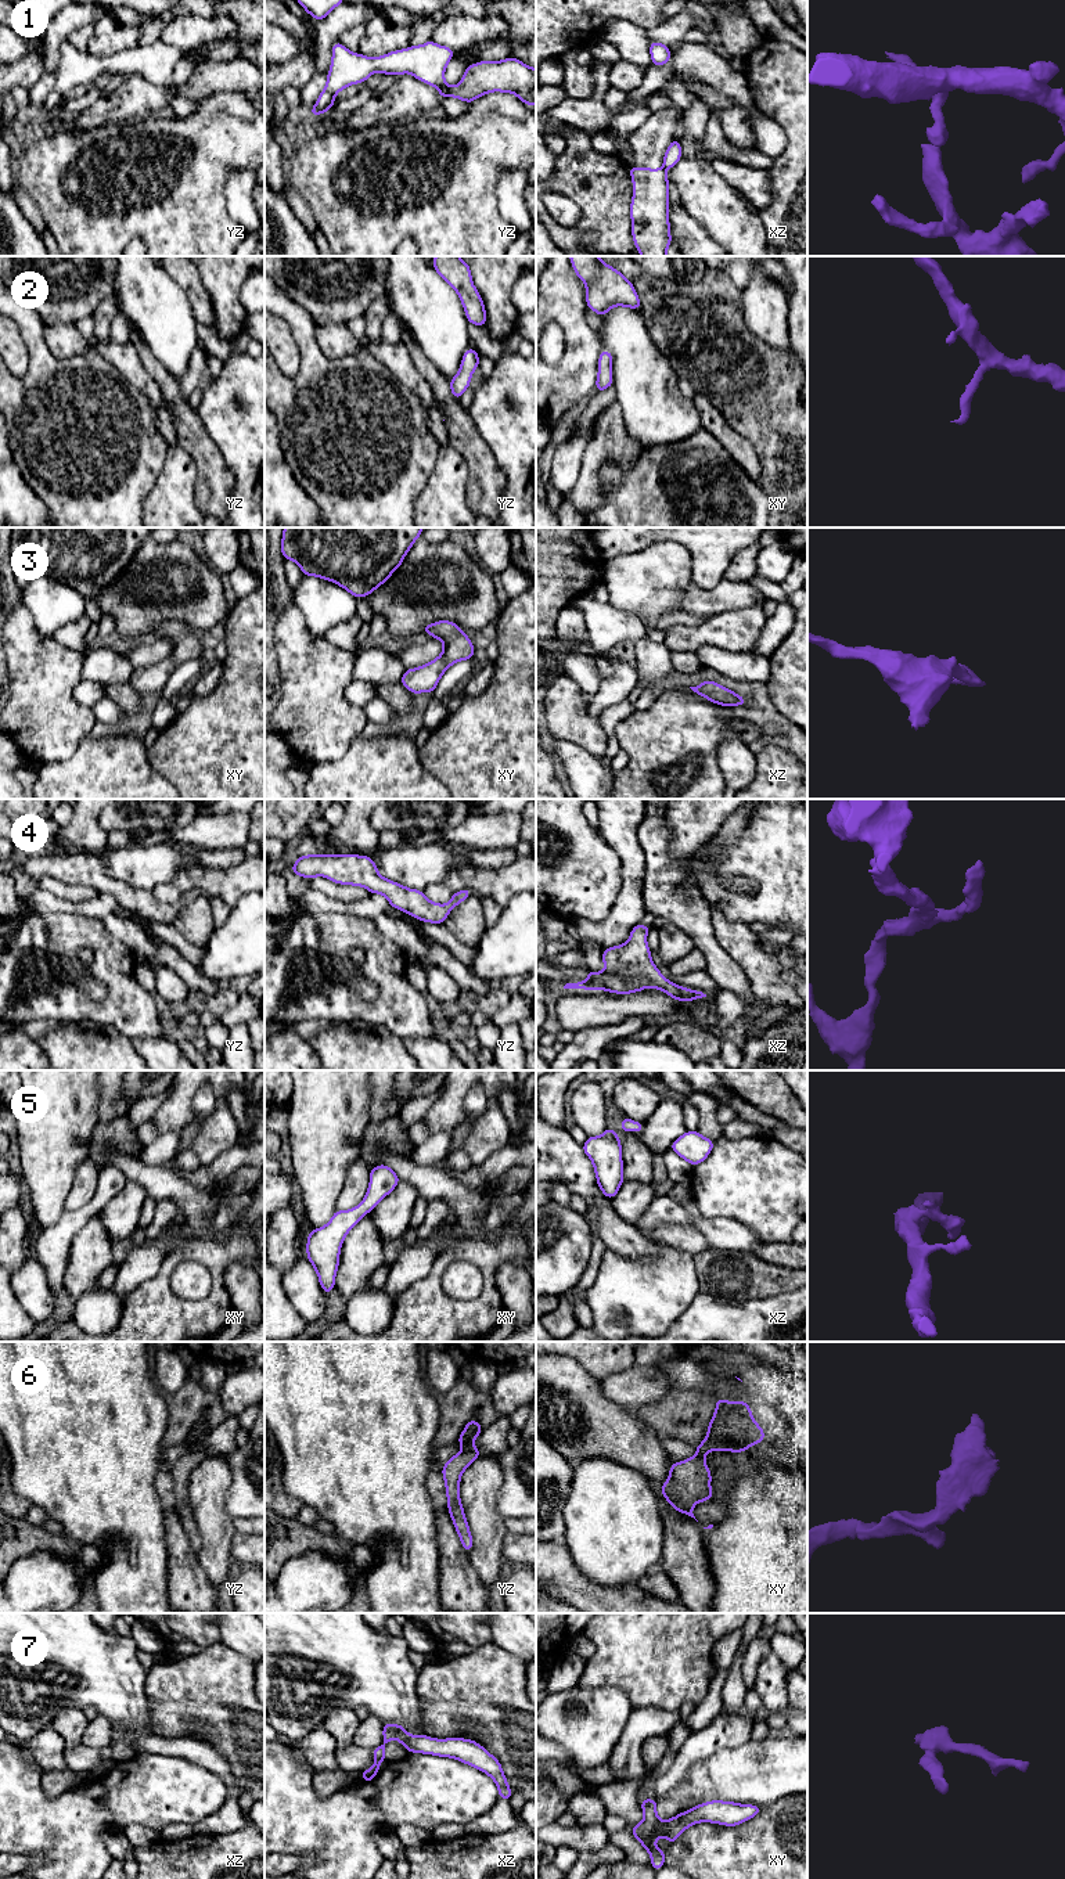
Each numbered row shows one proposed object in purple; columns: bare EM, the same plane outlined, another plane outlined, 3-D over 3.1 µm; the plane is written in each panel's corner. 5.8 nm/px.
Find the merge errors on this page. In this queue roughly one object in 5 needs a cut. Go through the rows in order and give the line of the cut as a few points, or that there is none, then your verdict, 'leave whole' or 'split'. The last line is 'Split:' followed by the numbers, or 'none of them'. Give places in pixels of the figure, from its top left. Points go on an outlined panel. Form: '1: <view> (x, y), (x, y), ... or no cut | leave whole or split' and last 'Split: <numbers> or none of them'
1: yz (446, 86), (449, 94) | split
2: no cut | leave whole
3: no cut | leave whole
4: no cut | leave whole
5: no cut | leave whole
6: no cut | leave whole
7: no cut | leave whole
Split: 1

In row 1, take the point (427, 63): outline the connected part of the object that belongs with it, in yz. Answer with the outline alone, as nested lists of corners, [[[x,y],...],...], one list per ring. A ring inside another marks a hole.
[[[432,40],[375,58],[355,54],[335,42],[327,84],[309,112],[313,116],[327,112],[334,107],[334,98],[342,89],[366,82],[374,72],[384,75],[411,73],[420,82],[435,86],[440,97],[446,98],[449,93],[445,69],[453,55],[451,48],[439,46]]]

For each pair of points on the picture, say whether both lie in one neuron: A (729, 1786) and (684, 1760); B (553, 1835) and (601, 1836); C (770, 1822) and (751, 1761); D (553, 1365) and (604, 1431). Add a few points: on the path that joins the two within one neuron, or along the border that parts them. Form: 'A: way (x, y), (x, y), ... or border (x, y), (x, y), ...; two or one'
A: border (722, 1750), (698, 1759), (686, 1779), (673, 1792); two
B: way (565, 1835), (589, 1836); one
C: border (792, 1793), (762, 1809); two
D: way (564, 1382), (583, 1403), (587, 1414); one

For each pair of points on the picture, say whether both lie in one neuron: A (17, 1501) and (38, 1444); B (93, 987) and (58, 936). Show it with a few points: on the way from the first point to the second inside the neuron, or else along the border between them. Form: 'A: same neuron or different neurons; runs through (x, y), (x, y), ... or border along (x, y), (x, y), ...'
A: different neurons; border along (14, 1489), (32, 1504)
B: different neurons; border along (81, 949), (82, 969), (79, 987), (94, 1000)

